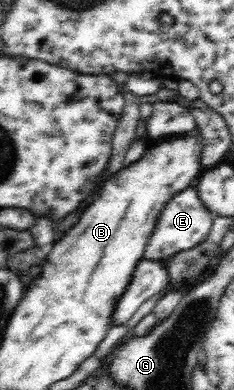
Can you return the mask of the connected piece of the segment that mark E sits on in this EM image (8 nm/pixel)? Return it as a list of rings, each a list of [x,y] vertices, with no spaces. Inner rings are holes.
[[[194,185],[182,189],[167,201],[160,211],[141,260],[158,261],[164,257],[197,247],[210,234],[213,218],[214,216],[201,203]]]

